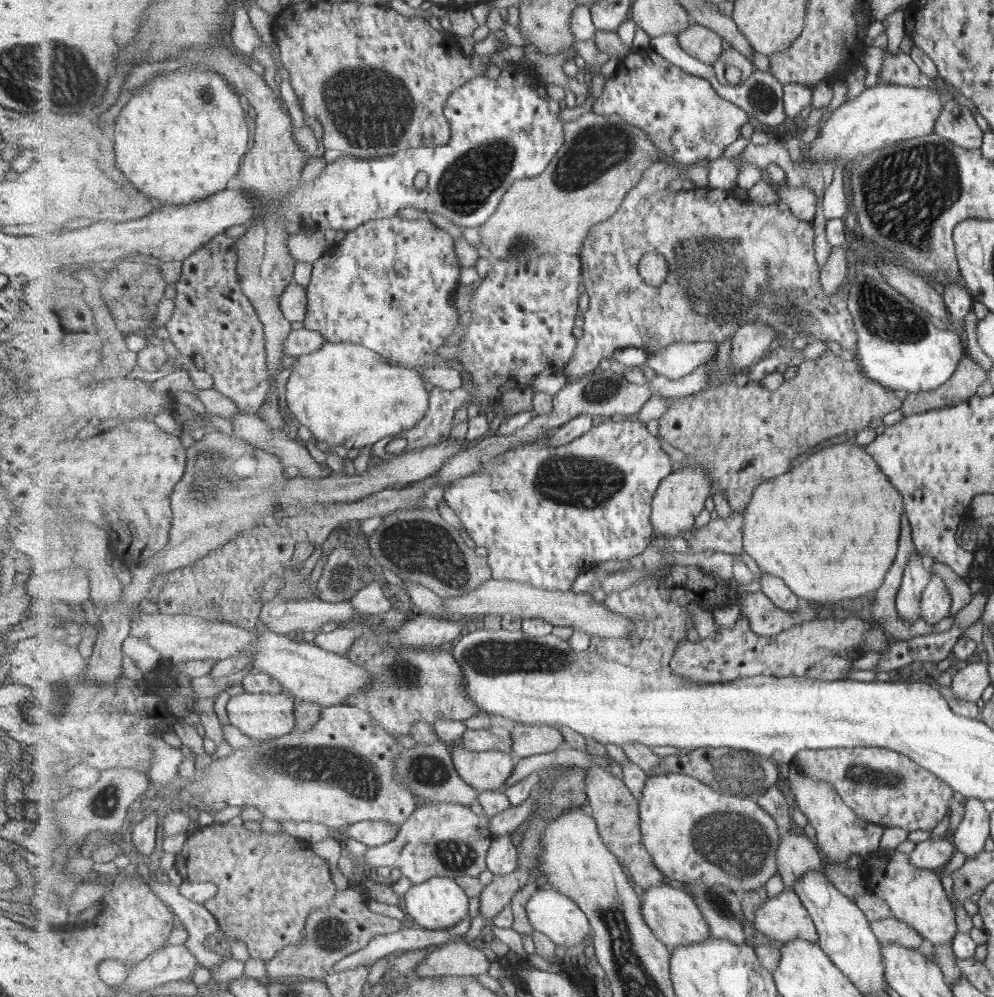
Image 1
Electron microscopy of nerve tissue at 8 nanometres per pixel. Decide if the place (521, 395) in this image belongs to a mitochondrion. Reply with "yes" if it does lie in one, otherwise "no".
no

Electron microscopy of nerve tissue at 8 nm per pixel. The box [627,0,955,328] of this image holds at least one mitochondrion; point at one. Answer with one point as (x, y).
(694, 284)

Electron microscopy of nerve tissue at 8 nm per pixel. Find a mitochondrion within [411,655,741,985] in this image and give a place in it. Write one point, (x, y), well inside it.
(456, 856)

